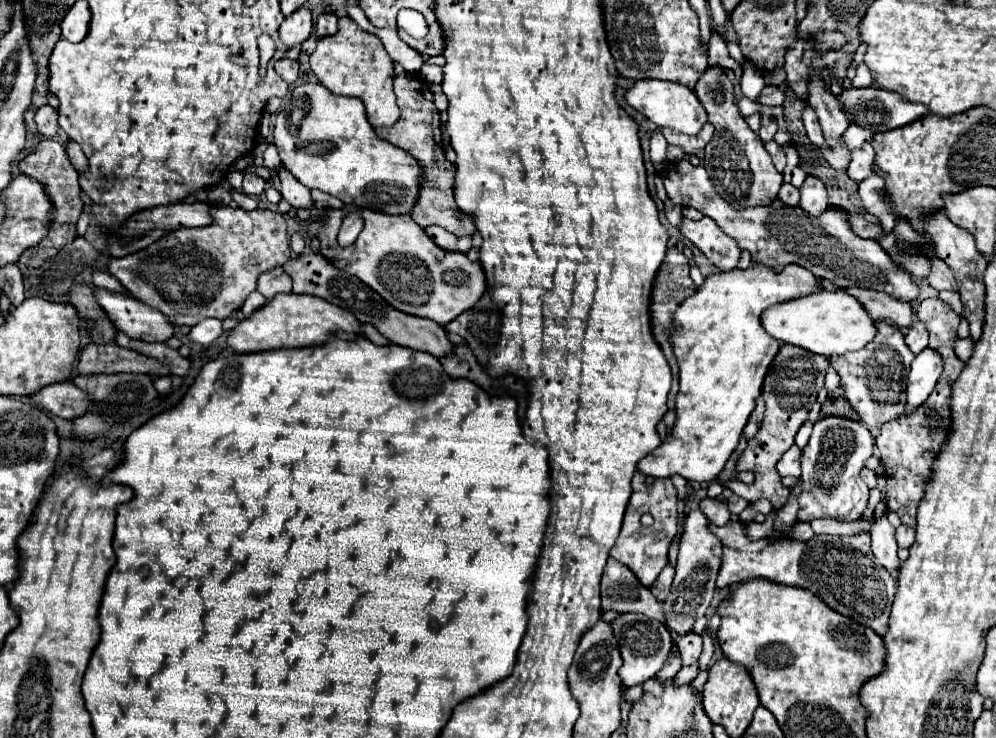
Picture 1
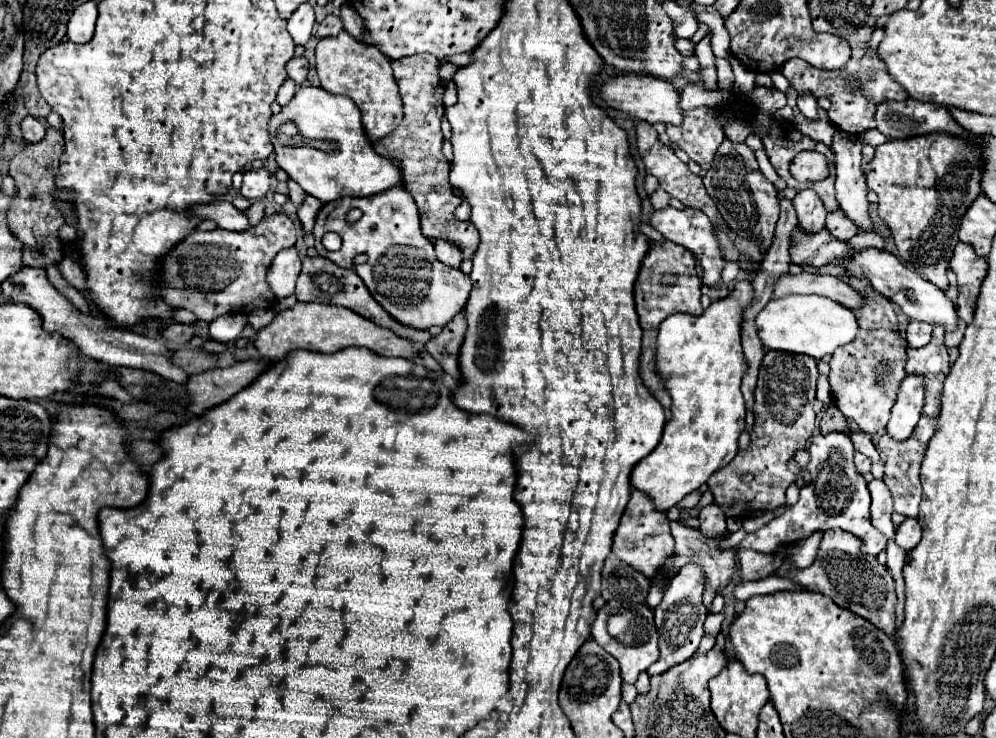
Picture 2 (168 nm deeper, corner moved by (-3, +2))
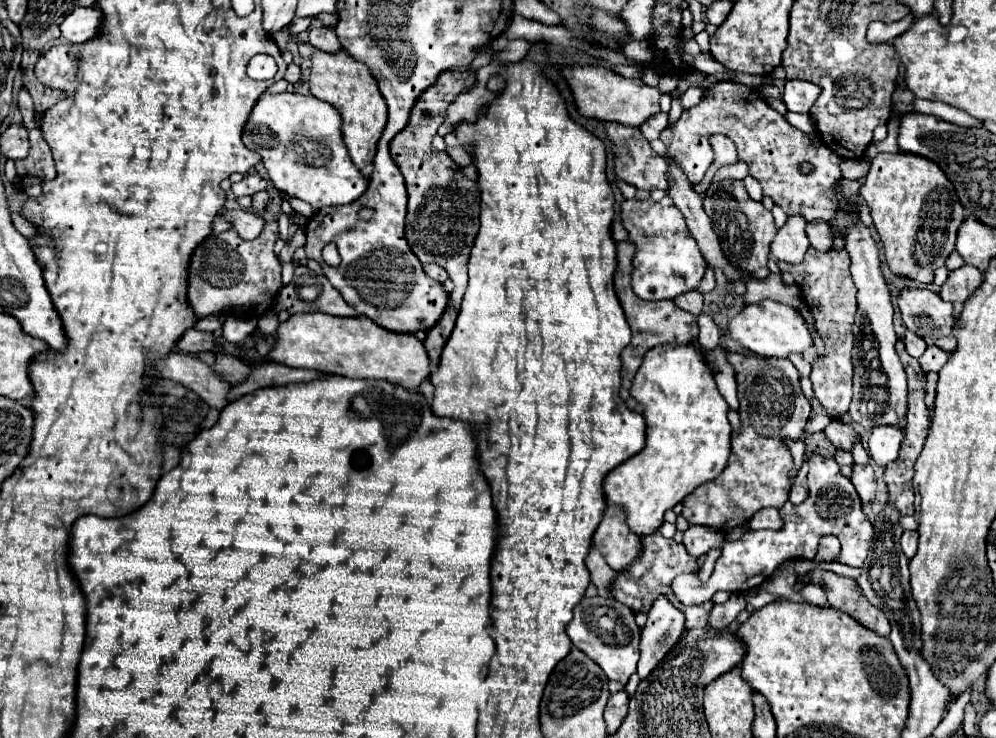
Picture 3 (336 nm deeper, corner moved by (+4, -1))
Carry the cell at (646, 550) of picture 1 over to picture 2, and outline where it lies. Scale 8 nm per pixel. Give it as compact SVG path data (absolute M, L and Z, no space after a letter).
M634 490L612 544L612 554L616 554L622 562L642 572L646 578L652 578L664 566L666 558L674 552L674 538L670 536L670 520L666 516L668 512L656 510L658 508L654 508L654 500L650 500L646 492Z

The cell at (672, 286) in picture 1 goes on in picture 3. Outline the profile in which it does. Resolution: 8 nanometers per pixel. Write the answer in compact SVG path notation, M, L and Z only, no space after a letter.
M627 241L619 243L617 245L617 269L615 269L615 293L617 293L617 299L623 307L623 311L625 311L627 323L633 331L631 343L621 353L621 363L623 363L621 377L627 377L627 379L635 377L647 349L653 349L653 347L665 345L665 343L689 343L691 339L698 337L699 333L697 315L691 315L683 309L677 309L673 305L673 301L643 301L633 293L633 289L631 289L633 251L635 251L635 247L631 247L631 243L627 243Z

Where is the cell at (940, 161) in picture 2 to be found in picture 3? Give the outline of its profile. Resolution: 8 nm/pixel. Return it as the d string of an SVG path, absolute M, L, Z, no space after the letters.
M879 153L871 163L871 171L865 177L865 183L861 185L861 197L869 205L873 225L883 243L883 251L891 273L925 283L925 285L933 283L935 269L945 265L945 259L955 249L955 237L957 237L959 225L969 217L969 211L963 209L963 205L959 203L955 189L951 181L947 181L945 173L939 167L935 167L933 161L923 159L919 155Z

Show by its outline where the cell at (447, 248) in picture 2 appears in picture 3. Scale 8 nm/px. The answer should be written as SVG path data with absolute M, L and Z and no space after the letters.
M427 263L423 269L425 269L425 273L427 273L431 279L435 279L437 283L445 283L445 281L447 281L447 271L445 271L443 267L433 265L433 263Z

